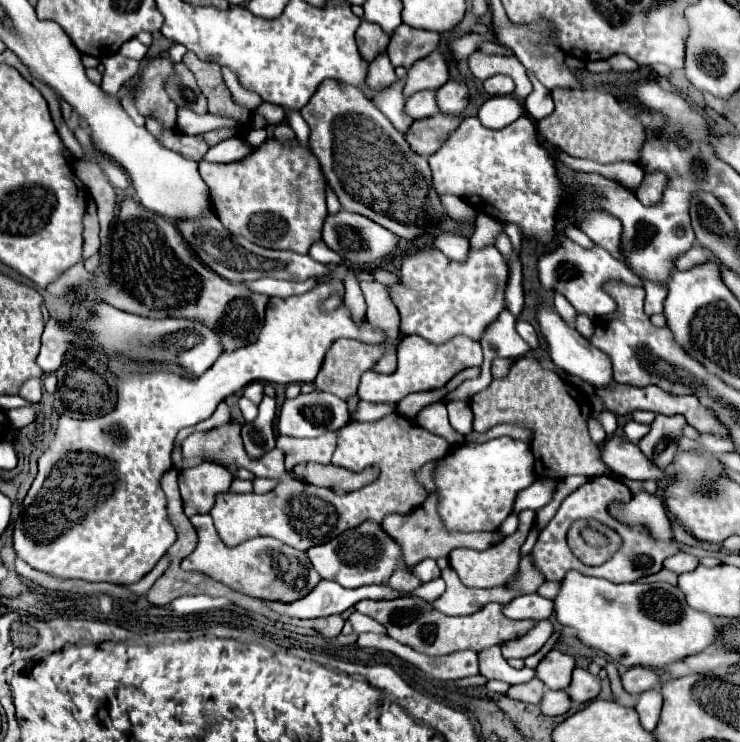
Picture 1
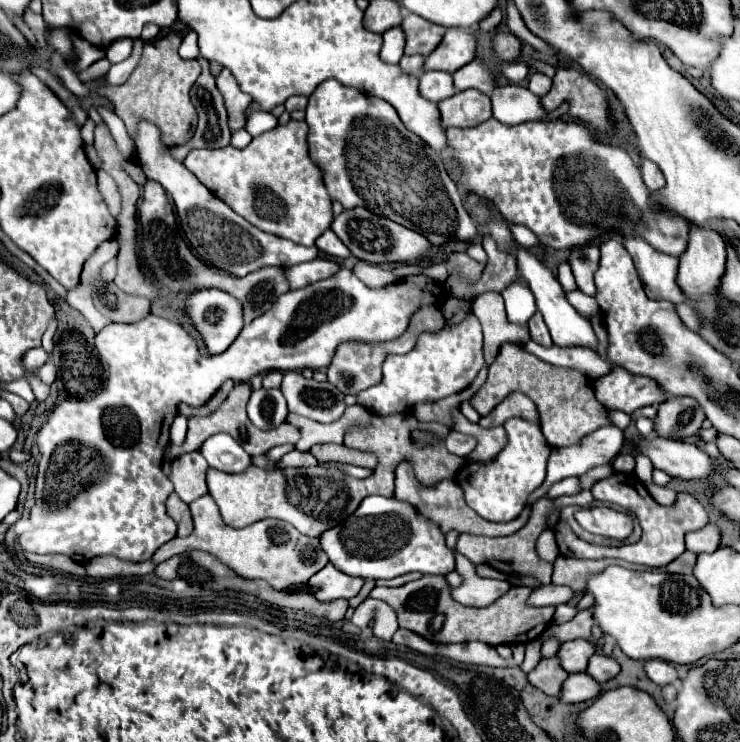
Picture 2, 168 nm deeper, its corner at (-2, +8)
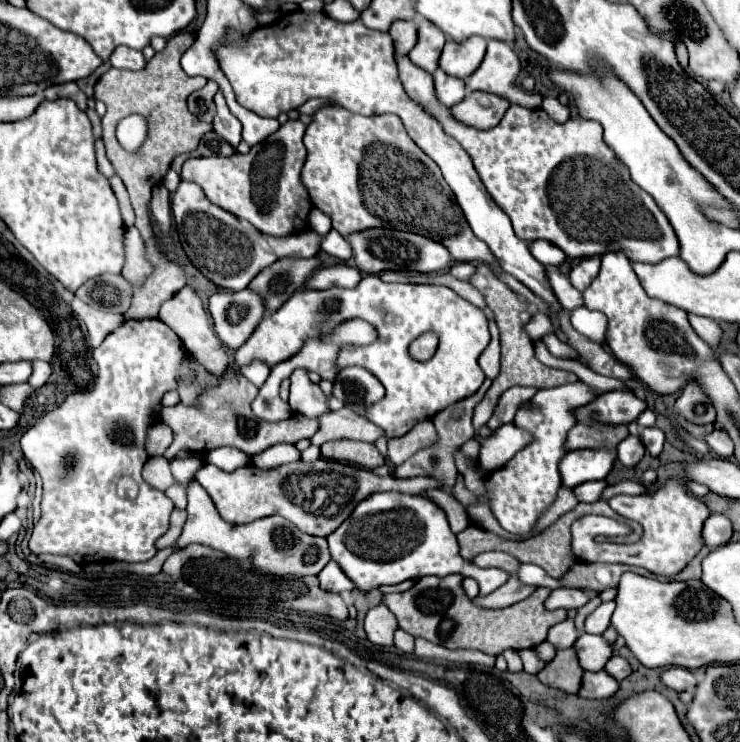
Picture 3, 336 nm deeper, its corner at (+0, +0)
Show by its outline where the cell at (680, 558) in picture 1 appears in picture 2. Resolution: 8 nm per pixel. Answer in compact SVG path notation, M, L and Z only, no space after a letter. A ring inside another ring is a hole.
M712 523L686 535L686 549L694 553L714 553L720 543L720 529Z

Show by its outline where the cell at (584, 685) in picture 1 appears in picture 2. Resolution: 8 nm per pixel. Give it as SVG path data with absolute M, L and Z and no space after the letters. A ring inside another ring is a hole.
M596 653L596 655L592 655L586 673L592 675L598 683L604 683L604 681L608 681L620 673L620 665L616 659L606 657L602 653Z

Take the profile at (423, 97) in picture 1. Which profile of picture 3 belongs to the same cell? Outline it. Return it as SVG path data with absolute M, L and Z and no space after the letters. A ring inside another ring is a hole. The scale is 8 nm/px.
M436 69L434 71L434 93L442 105L452 107L454 103L460 103L466 97L466 87L462 79L454 79L450 75L444 75L442 69Z

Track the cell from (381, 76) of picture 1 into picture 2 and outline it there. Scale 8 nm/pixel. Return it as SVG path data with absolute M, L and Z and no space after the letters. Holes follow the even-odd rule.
M398 25L384 33L384 45L382 45L380 57L386 63L398 63L402 55L404 55L404 31L400 31L400 25Z

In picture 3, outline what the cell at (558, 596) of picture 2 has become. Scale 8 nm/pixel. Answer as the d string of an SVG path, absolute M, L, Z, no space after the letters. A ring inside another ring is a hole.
M554 589L550 593L550 597L546 599L544 607L546 609L578 609L582 605L588 603L588 595L584 591L578 591L578 589Z

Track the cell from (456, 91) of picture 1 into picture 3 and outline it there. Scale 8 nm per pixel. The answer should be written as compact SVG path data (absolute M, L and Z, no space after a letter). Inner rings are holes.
M490 39L484 61L470 77L466 77L466 89L500 95L512 105L520 105L526 109L540 107L540 97L534 93L526 93L516 83L518 71L520 61L510 45L498 39Z

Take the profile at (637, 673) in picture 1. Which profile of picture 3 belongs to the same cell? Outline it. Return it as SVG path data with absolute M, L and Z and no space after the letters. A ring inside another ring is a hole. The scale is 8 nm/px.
M670 667L670 669L662 671L660 679L662 679L662 683L666 687L670 687L670 689L674 689L678 693L684 691L684 689L688 689L688 687L694 687L696 685L694 675L690 671L686 671L686 669L682 669L682 667Z

